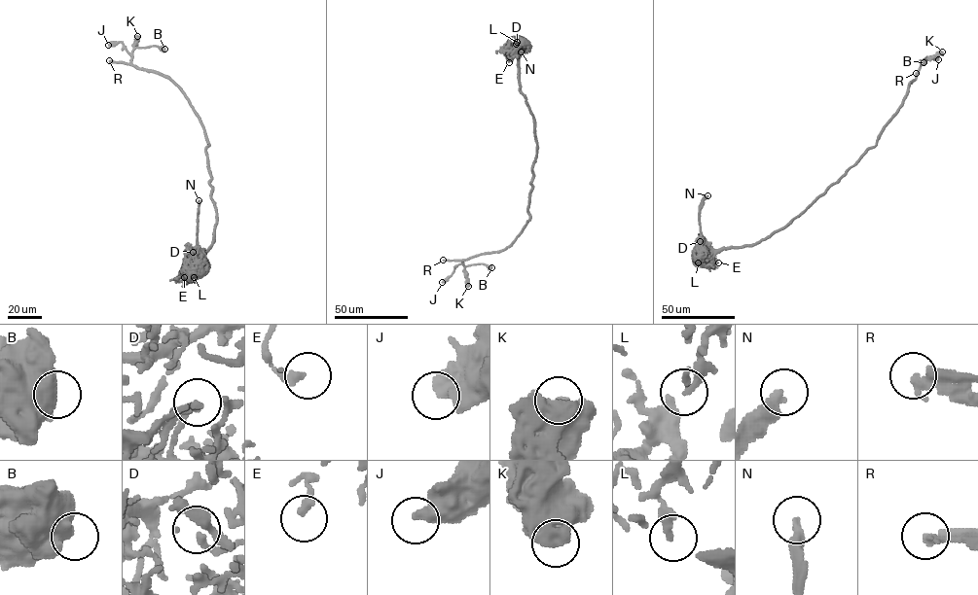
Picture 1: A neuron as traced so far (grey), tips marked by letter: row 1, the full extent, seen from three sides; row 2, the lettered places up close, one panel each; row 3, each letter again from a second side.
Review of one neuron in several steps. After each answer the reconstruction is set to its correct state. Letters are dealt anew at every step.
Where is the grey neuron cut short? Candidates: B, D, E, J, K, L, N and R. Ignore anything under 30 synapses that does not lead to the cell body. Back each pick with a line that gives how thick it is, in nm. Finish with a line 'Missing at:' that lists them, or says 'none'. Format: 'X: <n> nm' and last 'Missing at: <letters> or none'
N: 320 nm
R: 340 nm
Missing at: N, R

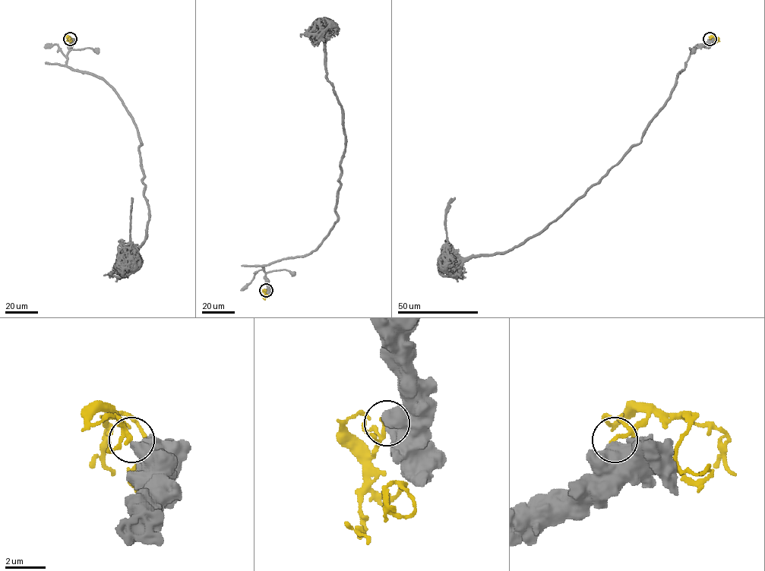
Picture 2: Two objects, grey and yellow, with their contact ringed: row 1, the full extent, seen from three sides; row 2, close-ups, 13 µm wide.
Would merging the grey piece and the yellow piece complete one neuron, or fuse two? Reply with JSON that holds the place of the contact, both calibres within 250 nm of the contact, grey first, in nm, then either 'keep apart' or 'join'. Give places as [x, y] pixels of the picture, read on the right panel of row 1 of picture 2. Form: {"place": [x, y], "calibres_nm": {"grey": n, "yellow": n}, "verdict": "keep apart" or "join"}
{"place": [709, 39], "calibres_nm": {"grey": 600, "yellow": 140}, "verdict": "keep apart"}

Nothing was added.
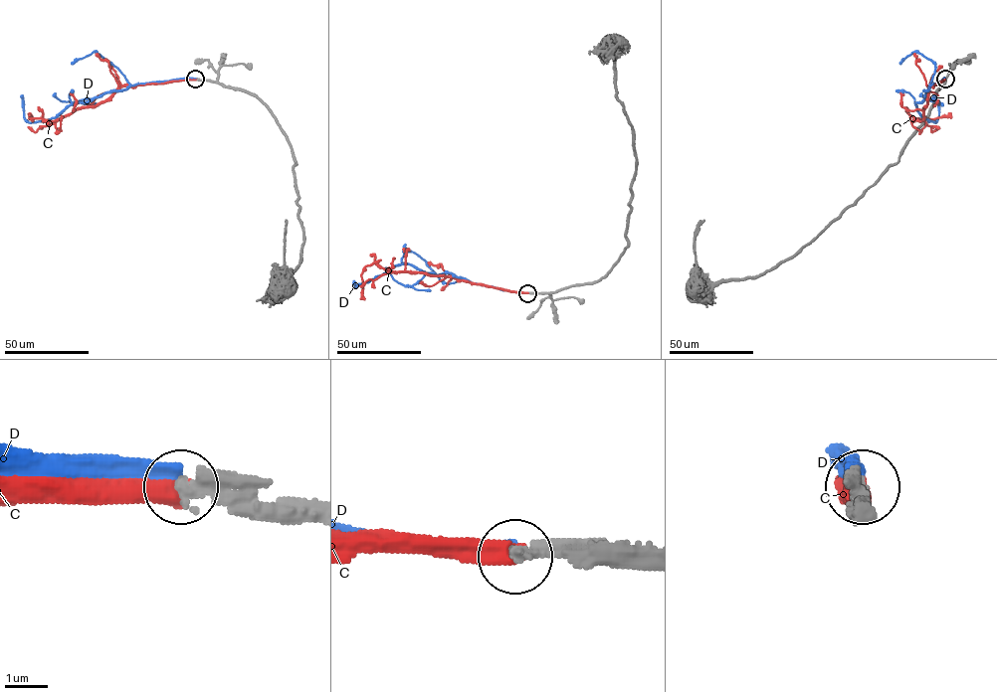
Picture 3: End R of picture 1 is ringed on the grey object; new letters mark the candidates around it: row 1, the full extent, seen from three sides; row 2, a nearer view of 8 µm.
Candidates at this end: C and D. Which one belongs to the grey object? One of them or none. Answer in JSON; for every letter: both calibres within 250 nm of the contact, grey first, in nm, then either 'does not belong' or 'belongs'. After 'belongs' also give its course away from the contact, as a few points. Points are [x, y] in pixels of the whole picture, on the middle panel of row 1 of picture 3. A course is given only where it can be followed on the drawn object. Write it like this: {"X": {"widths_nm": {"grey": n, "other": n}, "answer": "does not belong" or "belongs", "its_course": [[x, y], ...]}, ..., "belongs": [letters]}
{"C": {"widths_nm": {"grey": 400, "other": 480}, "answer": "belongs", "its_course": [[528, 292], [504, 290], [451, 276], [388, 271], [372, 262], [364, 267], [361, 274], [360, 299]]}, "D": {"widths_nm": {"grey": 360, "other": 360}, "answer": "does not belong"}, "belongs": ["C"]}

